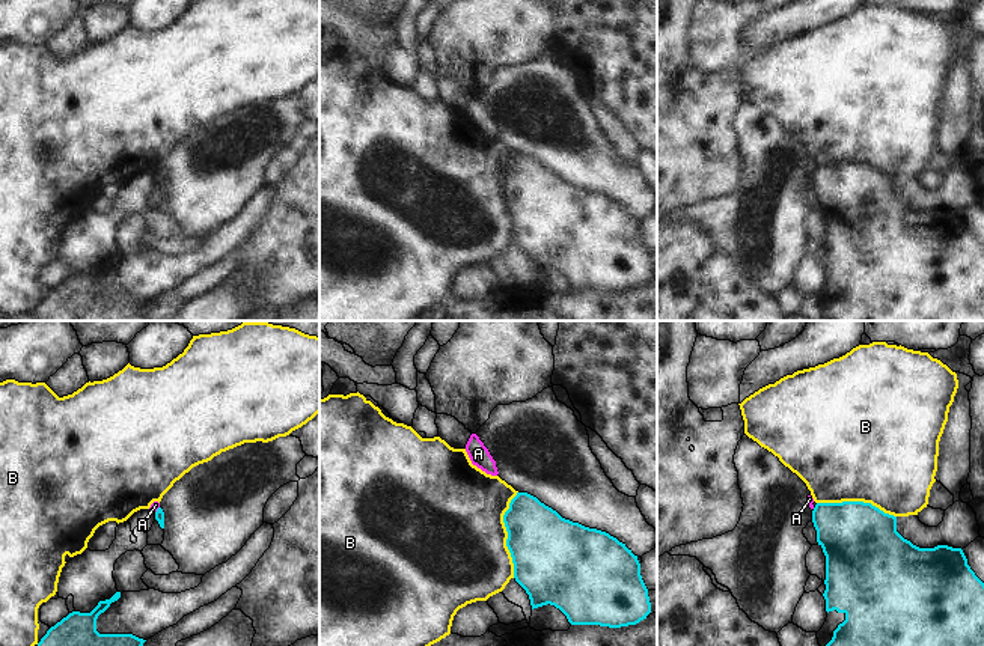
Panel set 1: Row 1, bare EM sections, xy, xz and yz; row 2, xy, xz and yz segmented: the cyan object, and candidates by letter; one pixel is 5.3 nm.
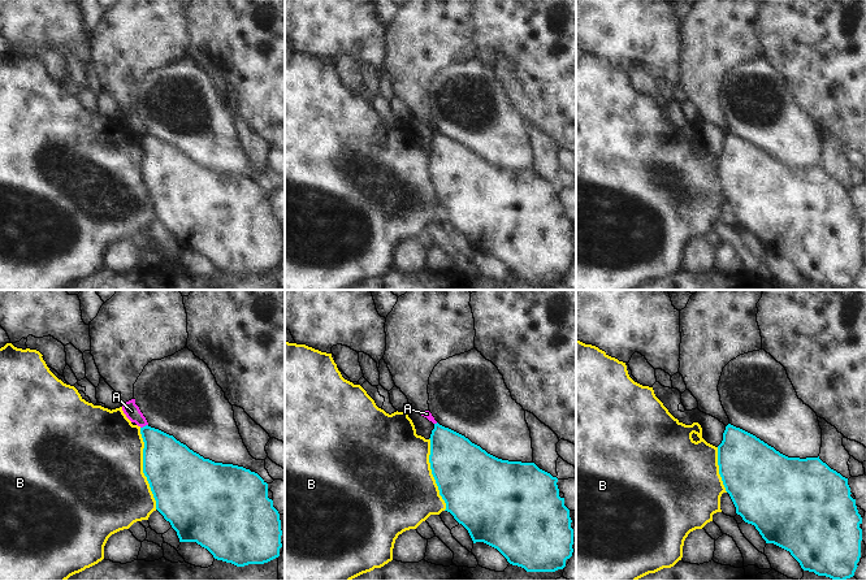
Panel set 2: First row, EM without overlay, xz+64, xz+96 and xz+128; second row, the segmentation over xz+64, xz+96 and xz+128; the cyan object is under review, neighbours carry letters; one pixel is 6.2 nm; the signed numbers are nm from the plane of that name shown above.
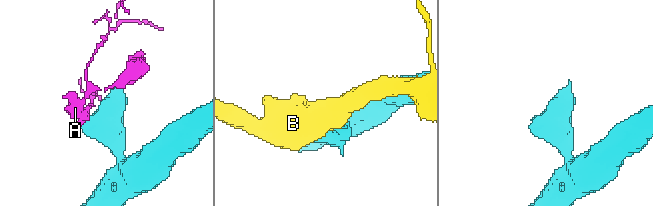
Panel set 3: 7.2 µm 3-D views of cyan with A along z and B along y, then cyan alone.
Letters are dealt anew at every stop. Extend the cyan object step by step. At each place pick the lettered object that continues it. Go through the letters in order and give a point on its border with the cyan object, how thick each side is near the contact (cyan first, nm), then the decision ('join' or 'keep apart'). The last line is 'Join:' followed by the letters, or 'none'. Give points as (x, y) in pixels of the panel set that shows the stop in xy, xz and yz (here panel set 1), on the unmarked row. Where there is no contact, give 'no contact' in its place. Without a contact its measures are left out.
A: meets cyan in xy at (157, 172); 50 nm thick on the cyan side, 50 nm on the other; keep apart
B: meets cyan in xz at (508, 198); 420 nm thick on the cyan side, 480 nm on the other; keep apart
Join: none

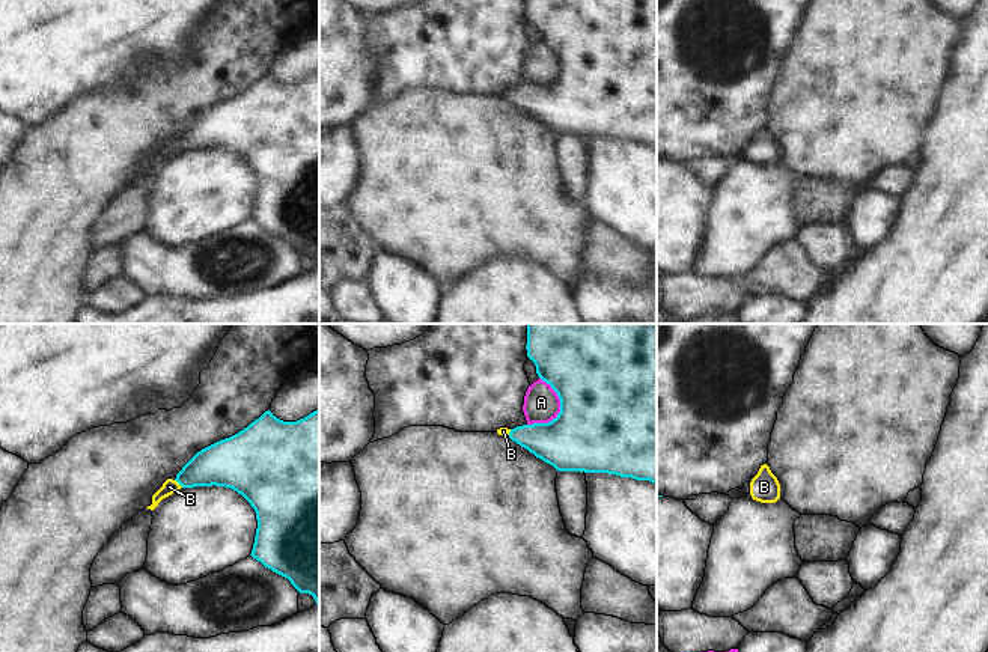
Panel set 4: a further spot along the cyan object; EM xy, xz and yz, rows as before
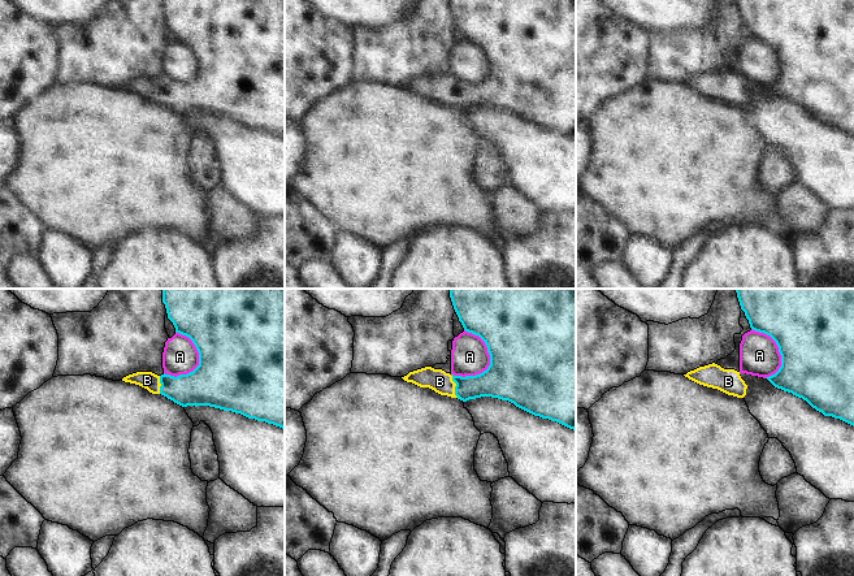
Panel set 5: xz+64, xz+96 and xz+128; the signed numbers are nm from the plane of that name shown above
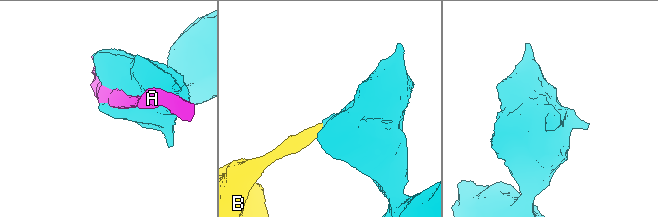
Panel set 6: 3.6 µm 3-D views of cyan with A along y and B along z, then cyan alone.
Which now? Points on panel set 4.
A: meets cyan in xz at (561, 73); 500 nm thick on the cyan side, 190 nm on the other; keep apart
B: meets cyan in xy at (179, 146); 240 nm thick on the cyan side, 80 nm on the other; join
Join: B

